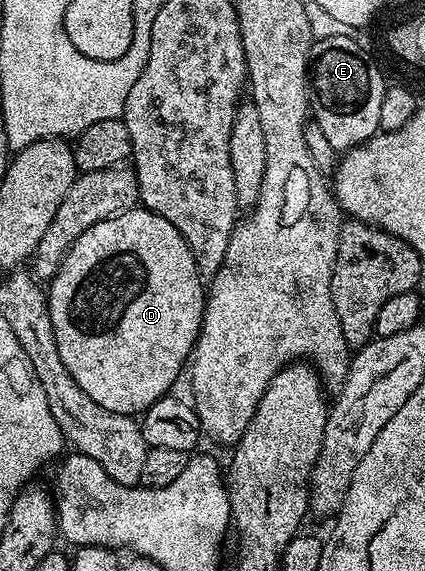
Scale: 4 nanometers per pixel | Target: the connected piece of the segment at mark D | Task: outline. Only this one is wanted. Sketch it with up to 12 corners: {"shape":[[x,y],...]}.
{"shape":[[141,205],[49,280],[76,385],[141,416],[191,358],[204,280]]}

